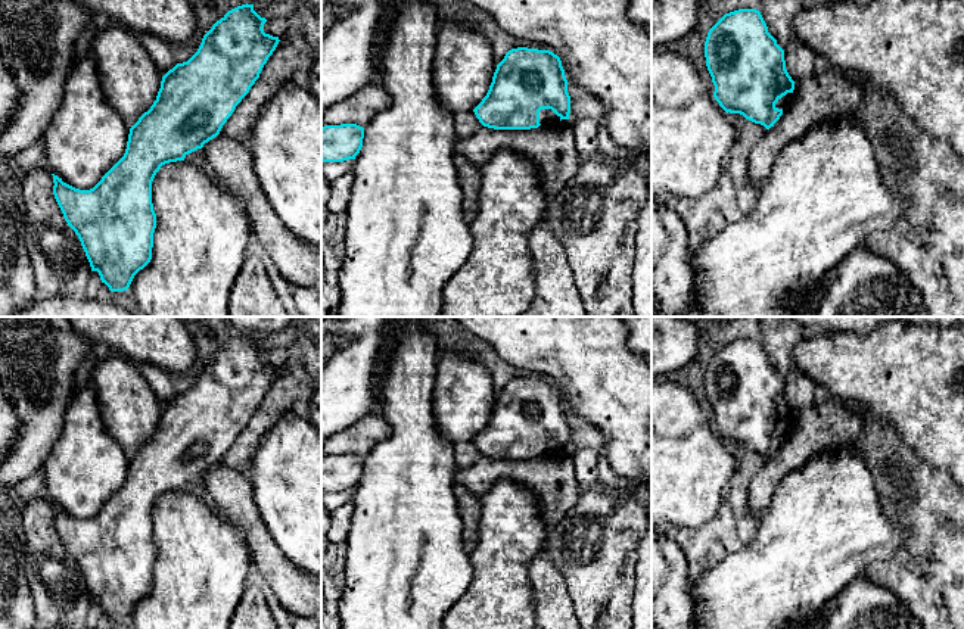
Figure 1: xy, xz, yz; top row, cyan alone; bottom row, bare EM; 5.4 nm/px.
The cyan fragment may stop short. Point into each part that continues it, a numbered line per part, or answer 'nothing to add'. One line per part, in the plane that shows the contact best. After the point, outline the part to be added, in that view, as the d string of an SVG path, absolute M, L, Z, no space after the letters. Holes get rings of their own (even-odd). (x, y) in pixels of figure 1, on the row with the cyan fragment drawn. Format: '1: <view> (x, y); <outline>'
1: xz (546, 115); M541 109L539 110L539 124L556 124L560 121L560 116L557 116L551 109Z

